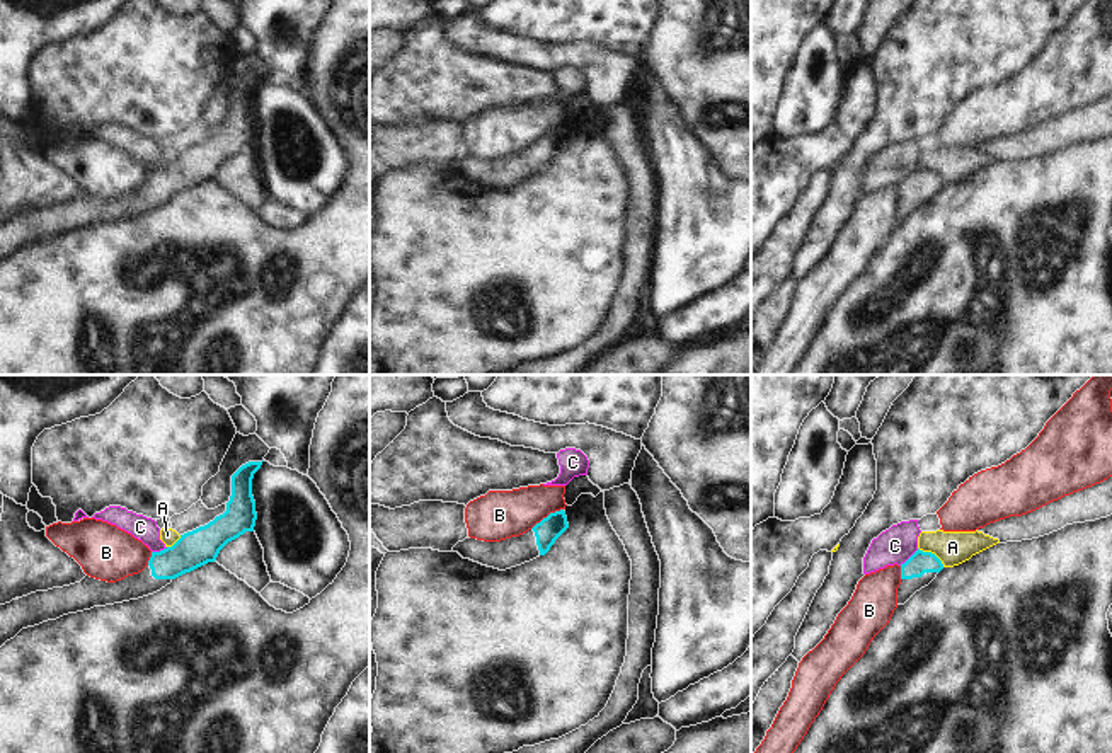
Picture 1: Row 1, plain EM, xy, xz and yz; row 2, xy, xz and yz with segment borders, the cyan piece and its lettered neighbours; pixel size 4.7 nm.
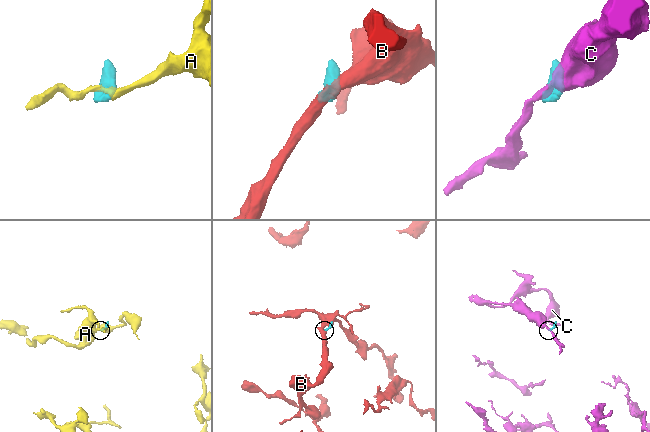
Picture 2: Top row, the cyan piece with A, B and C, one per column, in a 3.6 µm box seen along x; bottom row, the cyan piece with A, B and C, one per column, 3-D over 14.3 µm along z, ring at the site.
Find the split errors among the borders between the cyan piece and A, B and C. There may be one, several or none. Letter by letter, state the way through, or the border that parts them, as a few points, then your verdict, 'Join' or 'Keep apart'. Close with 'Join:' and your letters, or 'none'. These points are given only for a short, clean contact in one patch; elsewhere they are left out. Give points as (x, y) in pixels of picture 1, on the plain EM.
A: Boundary: yz (918, 166), (932, 171), (944, 184). Keep apart
B: Boundary: xz (562, 126), (549, 132), (530, 147). Keep apart
C: Boundary: yz (918, 167), (899, 183). Keep apart
Join: none

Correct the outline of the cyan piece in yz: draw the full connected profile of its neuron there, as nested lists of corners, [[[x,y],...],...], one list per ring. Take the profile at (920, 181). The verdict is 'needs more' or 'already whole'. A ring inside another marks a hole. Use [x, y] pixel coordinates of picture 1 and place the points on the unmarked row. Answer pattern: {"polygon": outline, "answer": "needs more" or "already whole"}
{"polygon": [[[918,167],[904,182],[901,182],[897,223],[904,223],[916,210],[928,204],[942,187],[943,182],[935,172]]], "answer": "needs more"}

